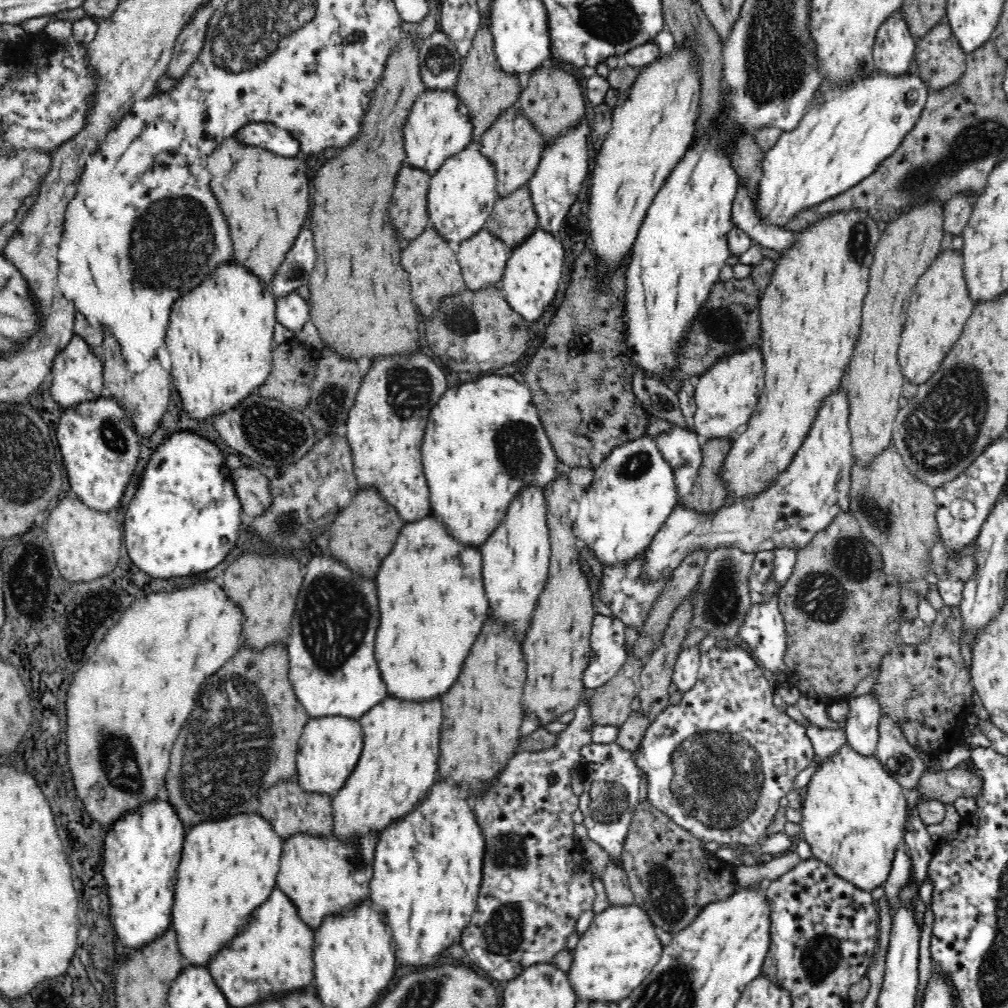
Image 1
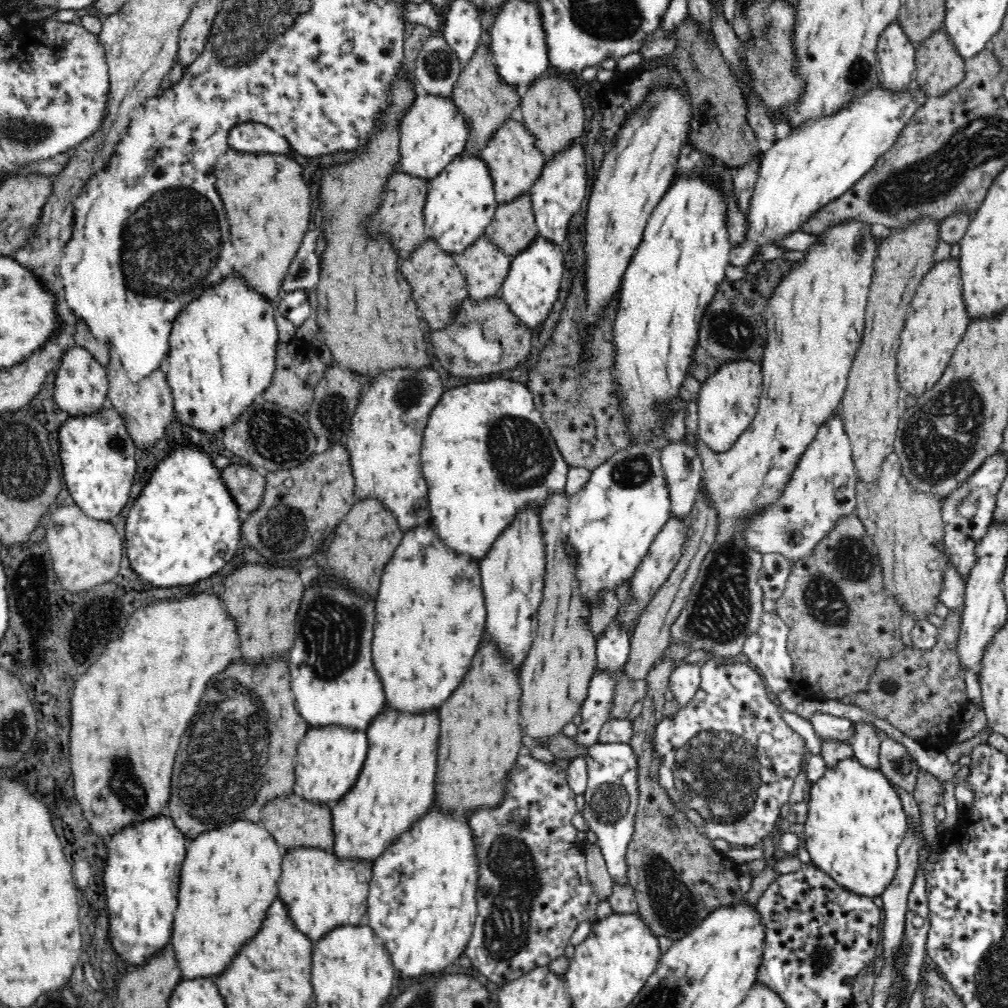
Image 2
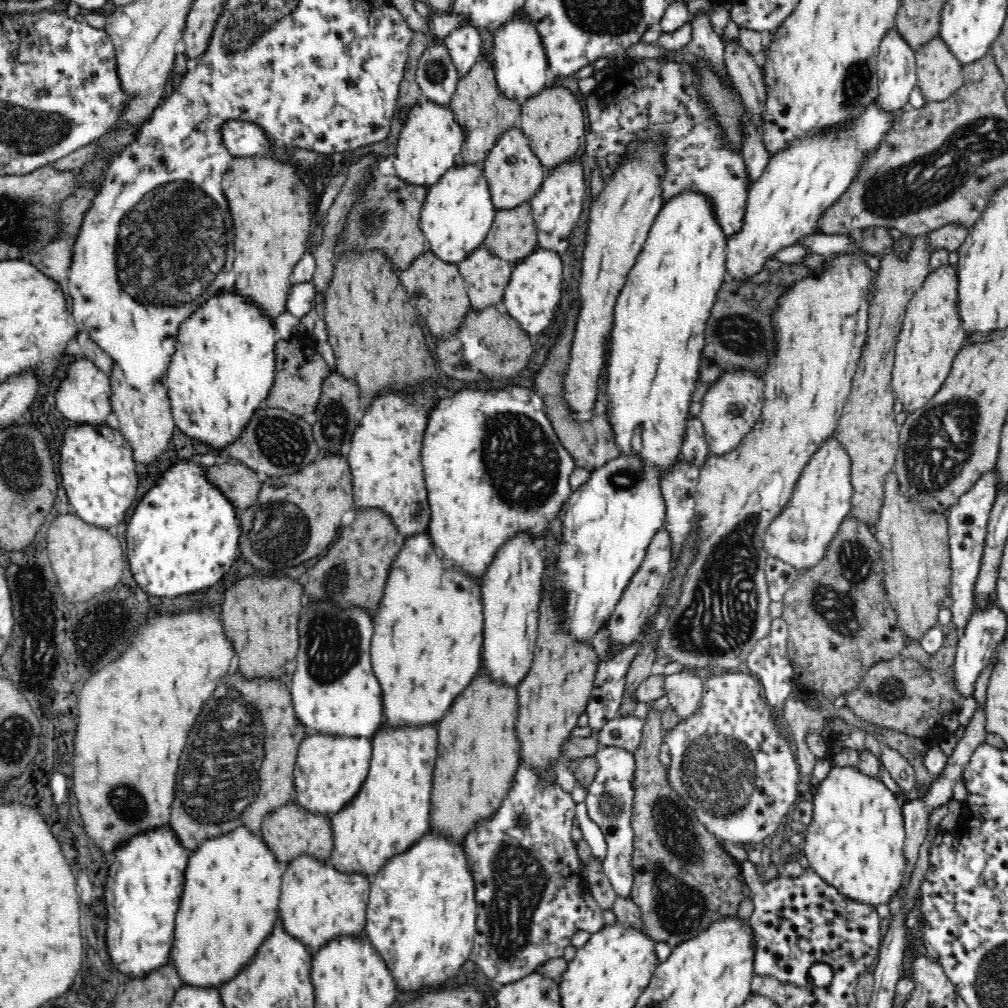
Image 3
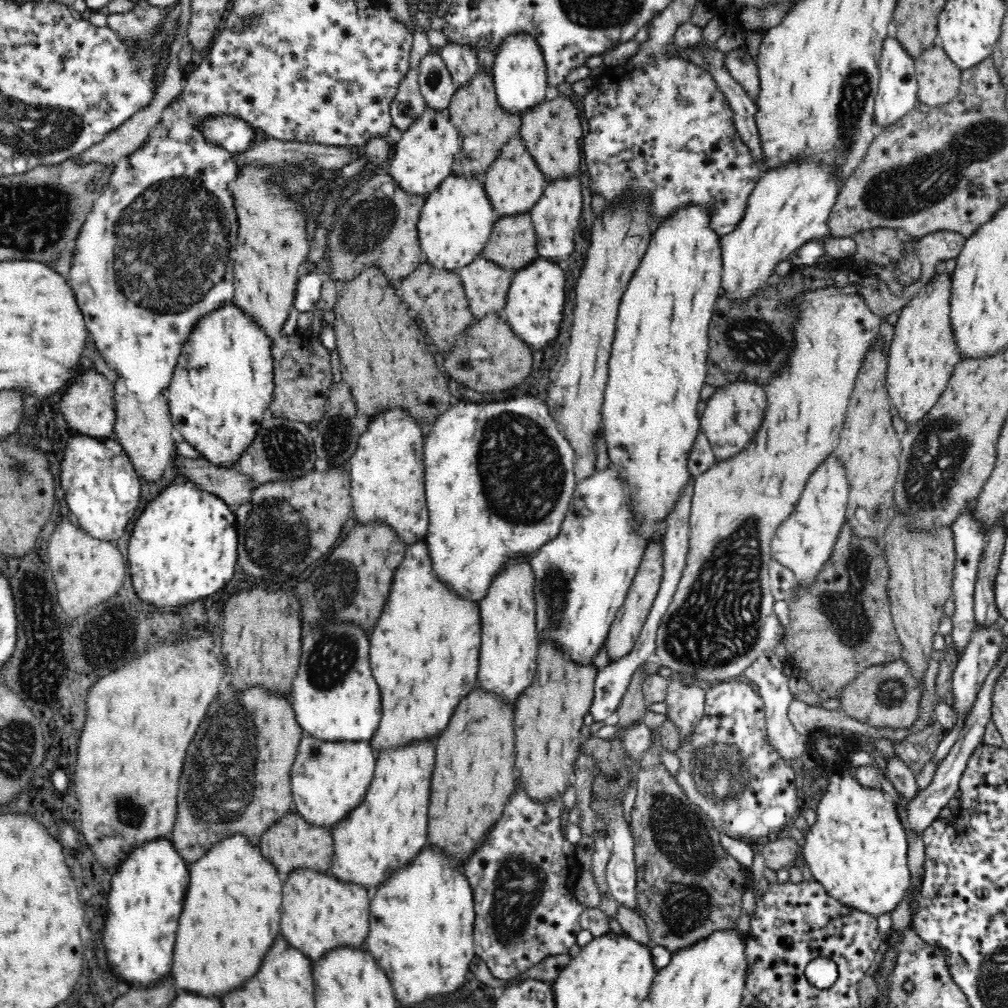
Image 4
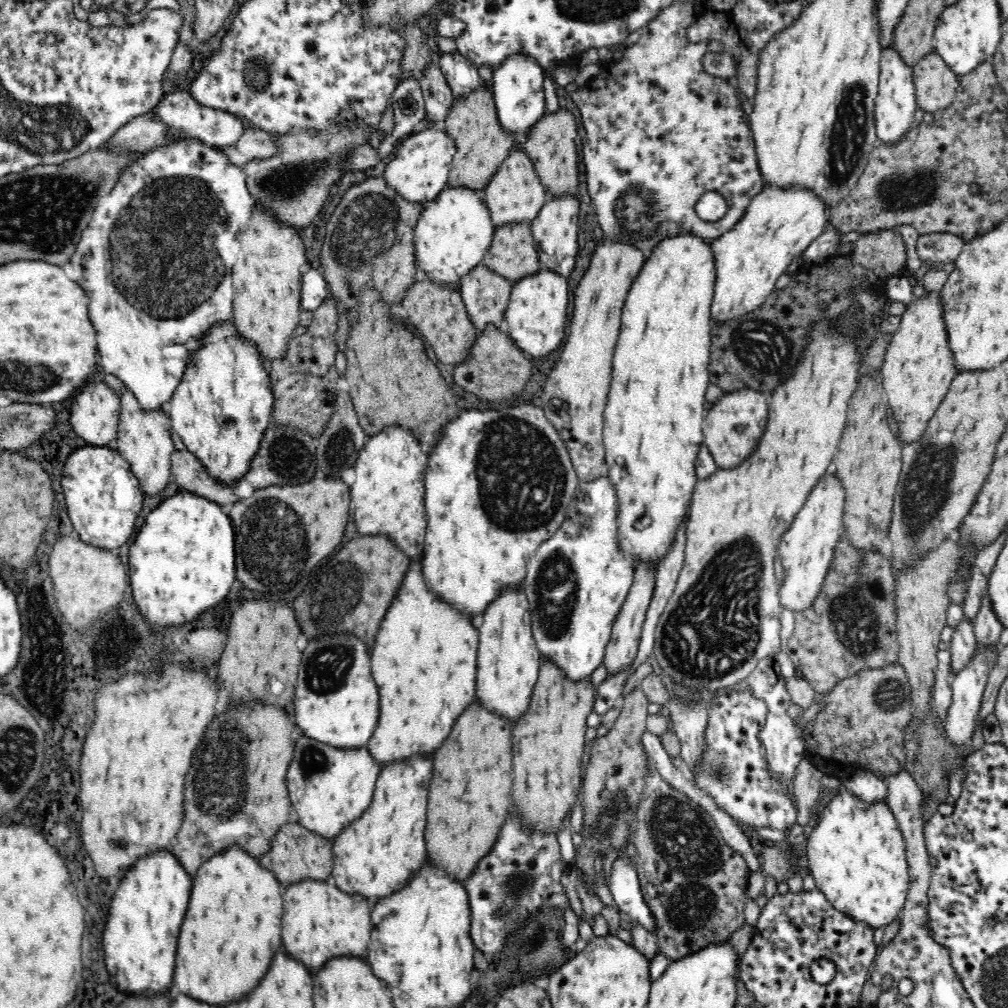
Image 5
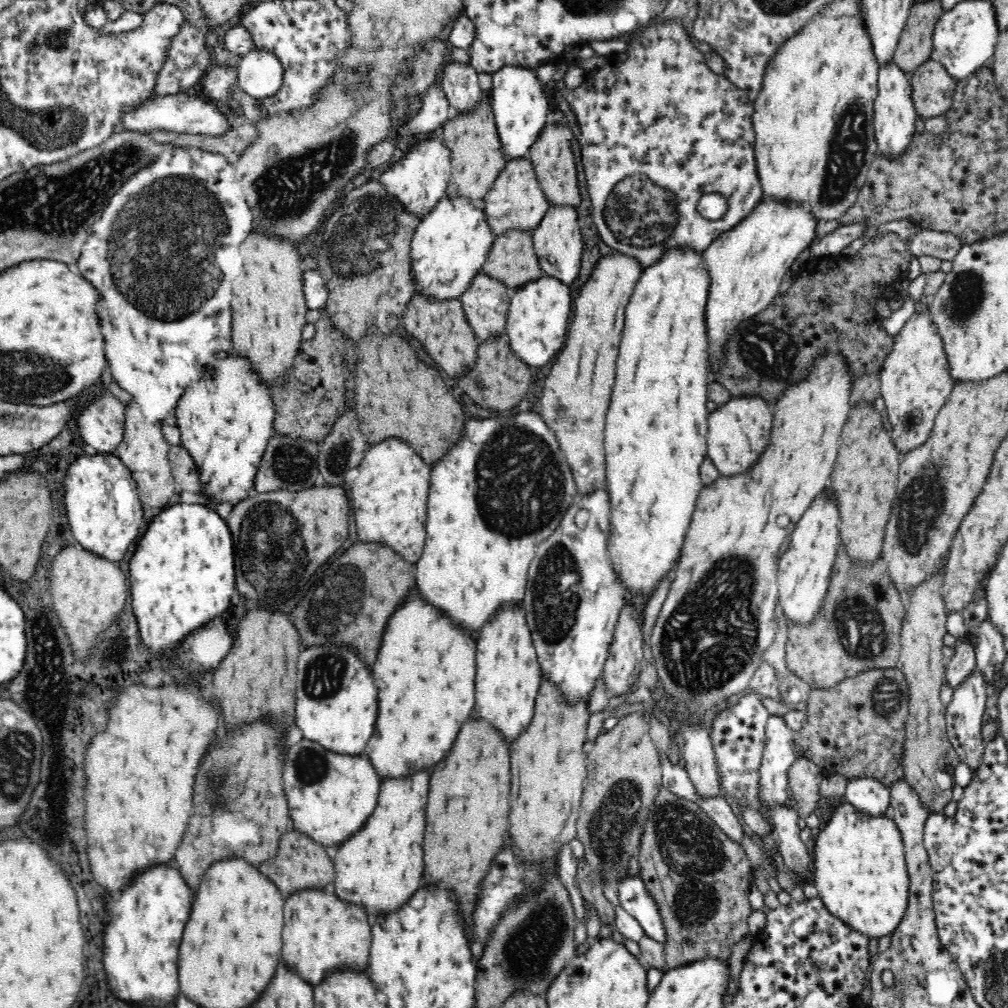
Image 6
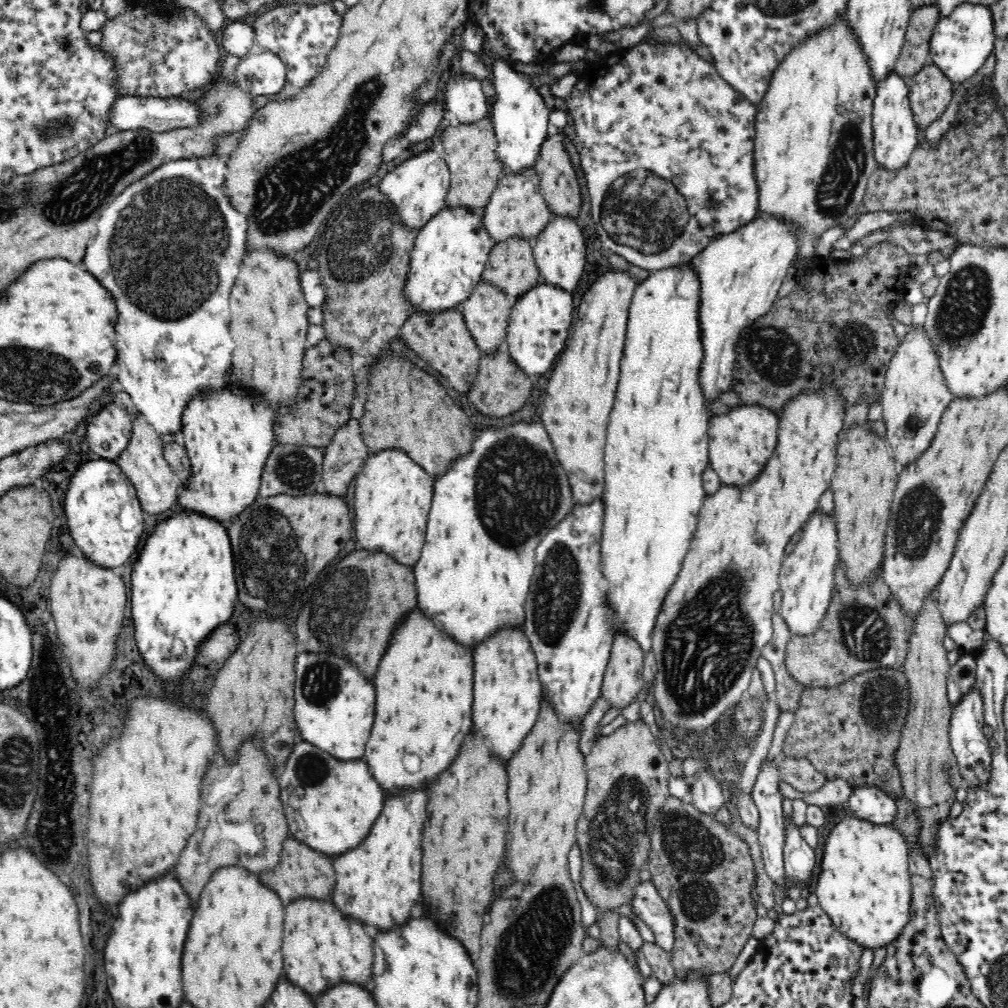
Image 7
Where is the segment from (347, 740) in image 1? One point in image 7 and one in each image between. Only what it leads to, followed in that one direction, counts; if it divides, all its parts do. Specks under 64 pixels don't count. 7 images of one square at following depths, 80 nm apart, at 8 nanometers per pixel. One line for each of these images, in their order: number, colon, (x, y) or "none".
2: (329, 758)
3: (328, 771)
4: (328, 779)
5: (330, 787)
6: (330, 795)
7: (330, 804)

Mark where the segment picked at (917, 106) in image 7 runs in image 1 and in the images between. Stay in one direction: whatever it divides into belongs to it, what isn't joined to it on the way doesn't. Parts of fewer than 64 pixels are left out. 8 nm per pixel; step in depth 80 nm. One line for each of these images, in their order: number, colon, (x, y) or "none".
1: (941, 62)
2: (939, 67)
3: (939, 74)
4: (938, 80)
5: (936, 84)
6: (933, 89)

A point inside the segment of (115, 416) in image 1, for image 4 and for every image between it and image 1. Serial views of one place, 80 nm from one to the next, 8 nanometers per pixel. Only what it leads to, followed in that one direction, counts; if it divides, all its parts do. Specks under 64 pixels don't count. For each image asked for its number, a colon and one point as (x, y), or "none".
2: (98, 455)
3: (96, 464)
4: (102, 488)

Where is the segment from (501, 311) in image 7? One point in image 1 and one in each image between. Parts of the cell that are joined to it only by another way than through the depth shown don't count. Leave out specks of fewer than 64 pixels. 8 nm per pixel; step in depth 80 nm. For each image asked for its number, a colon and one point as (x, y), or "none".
1: (482, 257)
2: (484, 264)
3: (486, 275)
4: (486, 284)
5: (485, 293)
6: (485, 301)

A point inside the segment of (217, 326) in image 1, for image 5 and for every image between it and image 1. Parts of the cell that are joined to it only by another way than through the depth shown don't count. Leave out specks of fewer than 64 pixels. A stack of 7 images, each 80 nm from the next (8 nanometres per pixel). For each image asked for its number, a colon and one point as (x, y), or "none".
2: (222, 349)
3: (223, 364)
4: (223, 381)
5: (223, 403)

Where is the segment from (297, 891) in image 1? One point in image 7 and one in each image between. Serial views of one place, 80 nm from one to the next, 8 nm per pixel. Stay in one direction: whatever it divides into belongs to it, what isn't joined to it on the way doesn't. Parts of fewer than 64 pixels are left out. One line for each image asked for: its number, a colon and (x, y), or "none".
2: (321, 890)
3: (317, 902)
4: (319, 912)
5: (319, 921)
6: (321, 932)
7: (324, 947)

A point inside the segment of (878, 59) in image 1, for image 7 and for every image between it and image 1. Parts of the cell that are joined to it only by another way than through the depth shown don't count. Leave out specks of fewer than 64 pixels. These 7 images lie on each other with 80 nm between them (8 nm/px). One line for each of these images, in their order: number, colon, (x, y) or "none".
2: (895, 52)
3: (896, 71)
4: (897, 95)
5: (895, 105)
6: (895, 115)
7: (894, 128)

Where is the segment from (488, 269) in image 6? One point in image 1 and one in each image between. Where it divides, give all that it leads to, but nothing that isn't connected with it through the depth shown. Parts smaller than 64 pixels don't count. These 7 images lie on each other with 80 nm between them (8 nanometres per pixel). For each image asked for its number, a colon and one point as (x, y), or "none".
1: (513, 218)
2: (513, 227)
3: (513, 235)
4: (512, 244)
5: (513, 254)

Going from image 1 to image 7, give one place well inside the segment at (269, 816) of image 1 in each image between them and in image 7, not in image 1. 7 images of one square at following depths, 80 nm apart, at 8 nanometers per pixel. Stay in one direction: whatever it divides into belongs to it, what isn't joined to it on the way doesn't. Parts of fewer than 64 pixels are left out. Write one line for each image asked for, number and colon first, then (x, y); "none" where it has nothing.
2: (291, 820)
3: (290, 829)
4: (292, 842)
5: (295, 853)
6: (300, 862)
7: (301, 871)

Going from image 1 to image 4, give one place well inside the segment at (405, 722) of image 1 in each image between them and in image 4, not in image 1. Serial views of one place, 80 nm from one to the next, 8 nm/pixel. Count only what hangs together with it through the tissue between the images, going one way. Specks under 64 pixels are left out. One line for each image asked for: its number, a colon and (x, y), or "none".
2: (396, 785)
3: (391, 810)
4: (389, 827)

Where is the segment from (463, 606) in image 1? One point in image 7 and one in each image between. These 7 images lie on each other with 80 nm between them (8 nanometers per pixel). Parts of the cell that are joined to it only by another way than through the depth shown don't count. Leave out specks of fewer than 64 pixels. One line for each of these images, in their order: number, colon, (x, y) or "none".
2: (431, 613)
3: (428, 632)
4: (427, 638)
5: (424, 660)
6: (424, 672)
7: (425, 679)

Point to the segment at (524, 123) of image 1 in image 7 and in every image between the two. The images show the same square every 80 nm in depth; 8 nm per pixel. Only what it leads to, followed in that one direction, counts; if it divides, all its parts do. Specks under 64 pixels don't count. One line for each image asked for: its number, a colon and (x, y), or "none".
2: (512, 156)
3: (515, 174)
4: (513, 182)
5: (515, 193)
6: (516, 201)
7: (517, 207)

